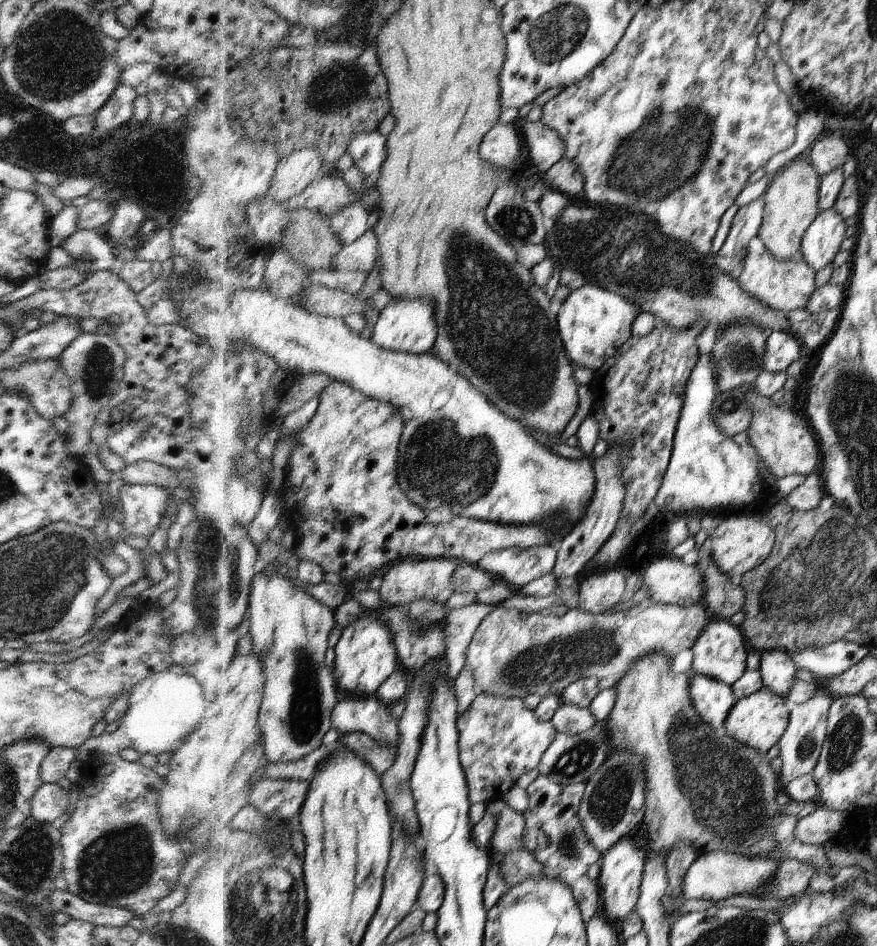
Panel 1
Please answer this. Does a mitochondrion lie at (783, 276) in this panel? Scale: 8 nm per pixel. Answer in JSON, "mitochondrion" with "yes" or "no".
{"mitochondrion":"no"}

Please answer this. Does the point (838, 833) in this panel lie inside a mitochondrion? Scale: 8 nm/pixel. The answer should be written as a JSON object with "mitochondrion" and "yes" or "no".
{"mitochondrion":"no"}

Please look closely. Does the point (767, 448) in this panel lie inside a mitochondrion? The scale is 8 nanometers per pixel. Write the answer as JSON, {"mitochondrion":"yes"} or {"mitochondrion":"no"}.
{"mitochondrion":"no"}

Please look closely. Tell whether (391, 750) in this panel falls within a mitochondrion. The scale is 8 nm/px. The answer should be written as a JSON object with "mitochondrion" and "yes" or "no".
{"mitochondrion":"no"}

